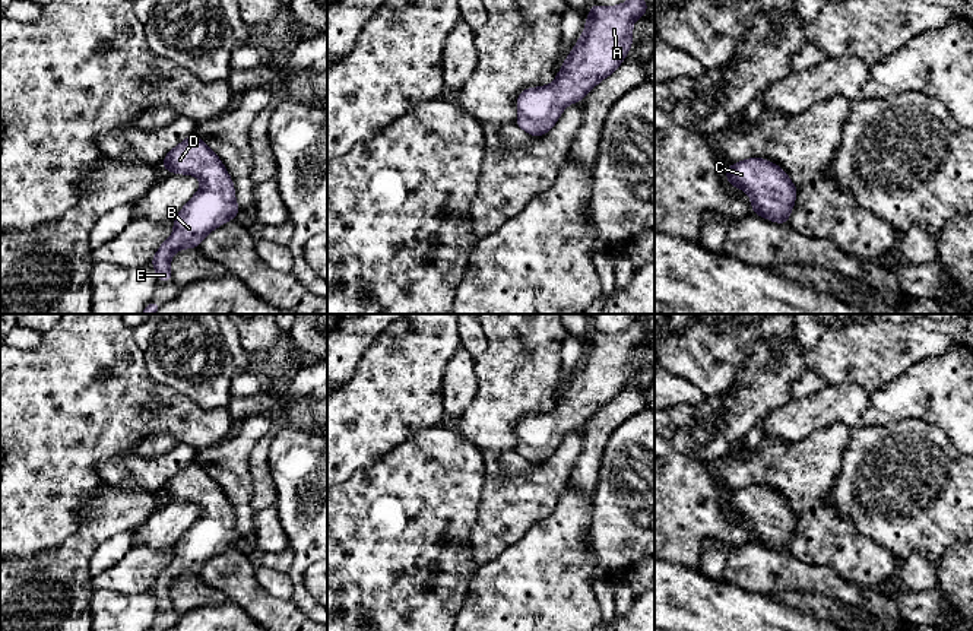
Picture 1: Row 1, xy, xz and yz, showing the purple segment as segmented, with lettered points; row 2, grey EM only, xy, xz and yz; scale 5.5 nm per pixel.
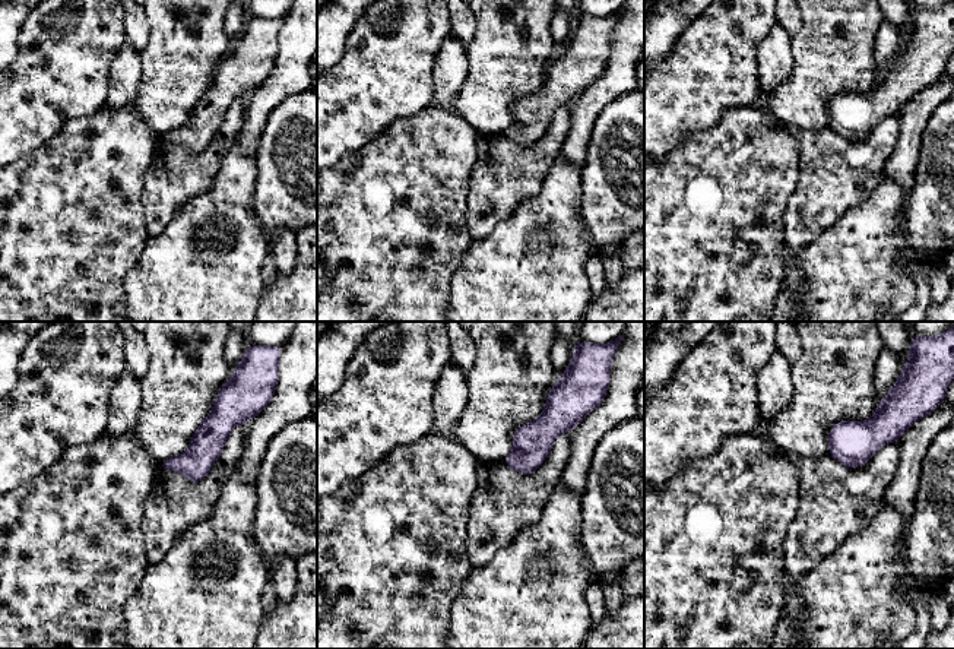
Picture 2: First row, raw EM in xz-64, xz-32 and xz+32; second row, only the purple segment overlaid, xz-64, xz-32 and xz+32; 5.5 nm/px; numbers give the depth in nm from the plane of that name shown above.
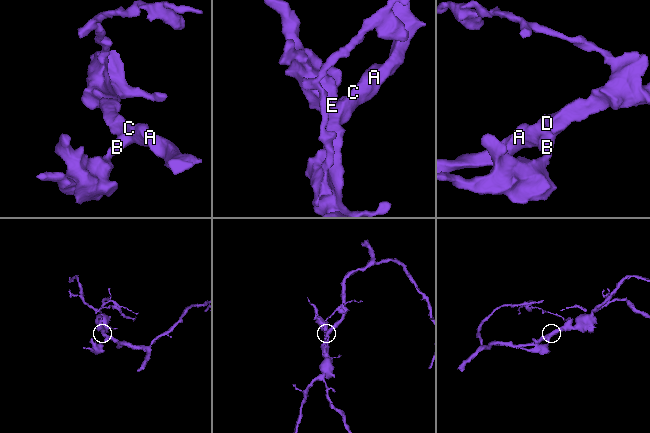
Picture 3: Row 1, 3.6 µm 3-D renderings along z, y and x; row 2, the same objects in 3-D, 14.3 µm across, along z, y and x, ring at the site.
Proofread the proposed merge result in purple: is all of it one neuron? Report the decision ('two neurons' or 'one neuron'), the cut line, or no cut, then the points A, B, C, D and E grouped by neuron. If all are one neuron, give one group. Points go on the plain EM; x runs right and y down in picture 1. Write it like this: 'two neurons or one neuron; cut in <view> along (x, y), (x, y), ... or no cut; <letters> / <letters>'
one neuron; no cut; A B C D E

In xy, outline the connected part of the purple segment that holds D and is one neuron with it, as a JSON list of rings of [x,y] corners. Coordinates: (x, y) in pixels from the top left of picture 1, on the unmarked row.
[[[197,462],[188,463],[162,488],[162,495],[175,501],[196,502],[202,513],[174,545],[172,562],[153,583],[156,609],[171,609],[171,584],[183,575],[197,575],[205,564],[234,546],[241,538],[235,529],[234,510],[218,485]]]

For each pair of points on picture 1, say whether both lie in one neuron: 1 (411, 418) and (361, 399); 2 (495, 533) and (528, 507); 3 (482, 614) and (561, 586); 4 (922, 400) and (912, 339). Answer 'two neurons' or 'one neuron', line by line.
1: one neuron
2: one neuron
3: one neuron
4: two neurons

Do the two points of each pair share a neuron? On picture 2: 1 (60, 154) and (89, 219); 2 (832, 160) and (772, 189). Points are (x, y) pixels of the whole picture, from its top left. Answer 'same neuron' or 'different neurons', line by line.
1: same neuron
2: different neurons

